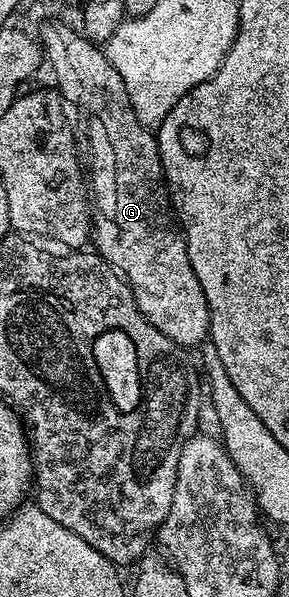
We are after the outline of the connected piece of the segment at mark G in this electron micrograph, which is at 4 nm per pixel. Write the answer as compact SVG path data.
M69 25L63 31L56 31L55 28L45 31L41 43L47 63L53 66L53 75L57 78L56 90L61 92L61 98L70 108L77 107L89 126L87 175L91 180L91 203L95 208L91 215L91 239L94 244L97 242L97 254L107 260L110 267L128 283L137 308L151 325L155 325L155 329L159 329L159 333L171 337L171 341L186 349L204 344L209 333L207 297L187 257L185 232L181 230L171 206L154 132L135 117L127 89L119 73L115 73L115 65L111 65L98 44L92 43L80 30Z

